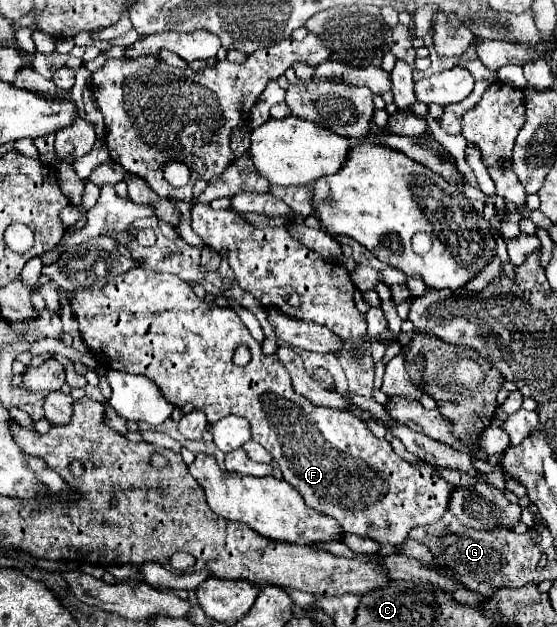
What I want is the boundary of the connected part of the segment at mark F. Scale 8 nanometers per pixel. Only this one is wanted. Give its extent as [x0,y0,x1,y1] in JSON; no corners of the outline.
[71,267,455,545]

